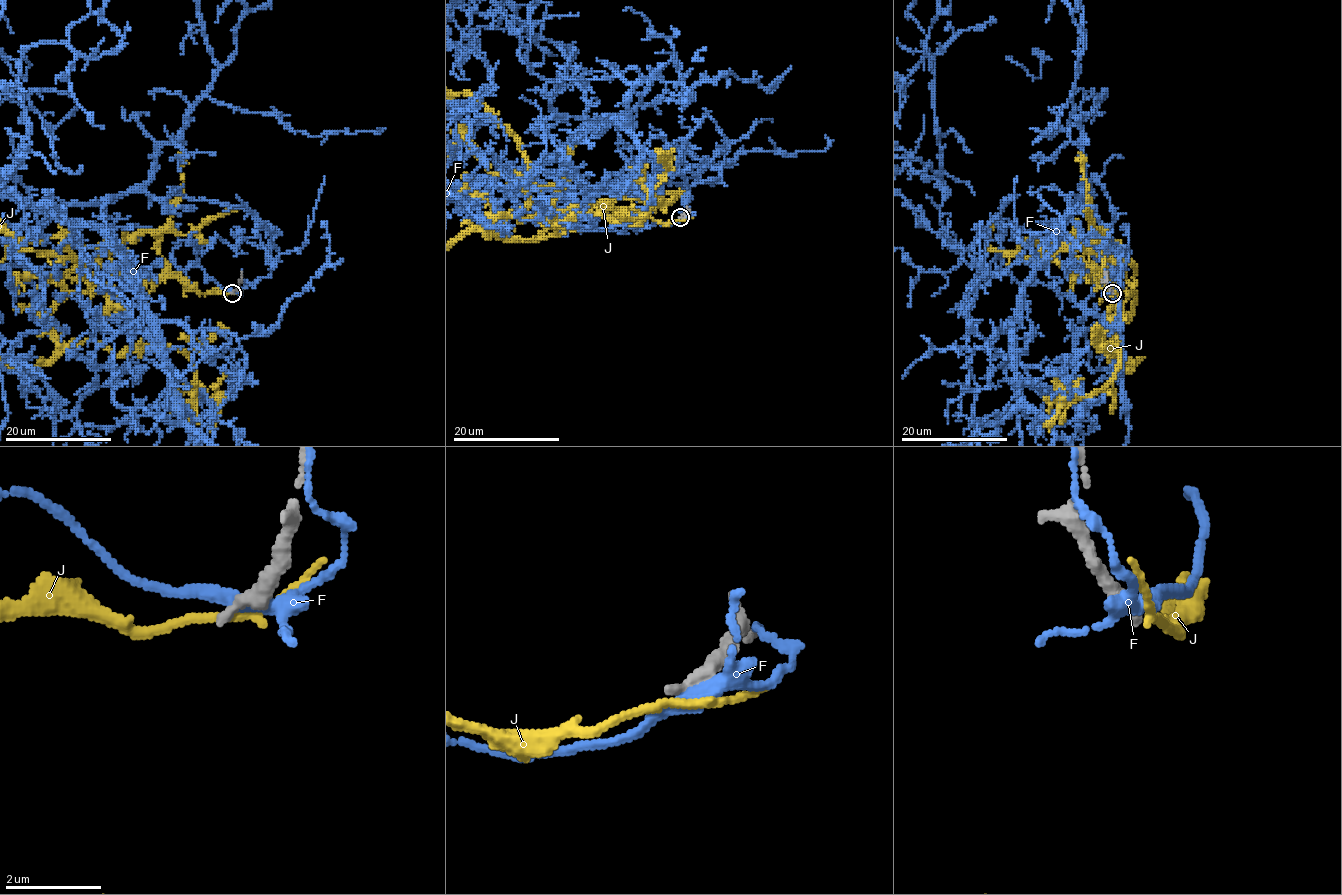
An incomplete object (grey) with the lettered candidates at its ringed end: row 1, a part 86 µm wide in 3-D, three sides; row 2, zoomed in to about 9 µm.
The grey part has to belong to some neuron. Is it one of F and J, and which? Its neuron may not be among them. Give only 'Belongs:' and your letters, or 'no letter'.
Belongs: no letter

